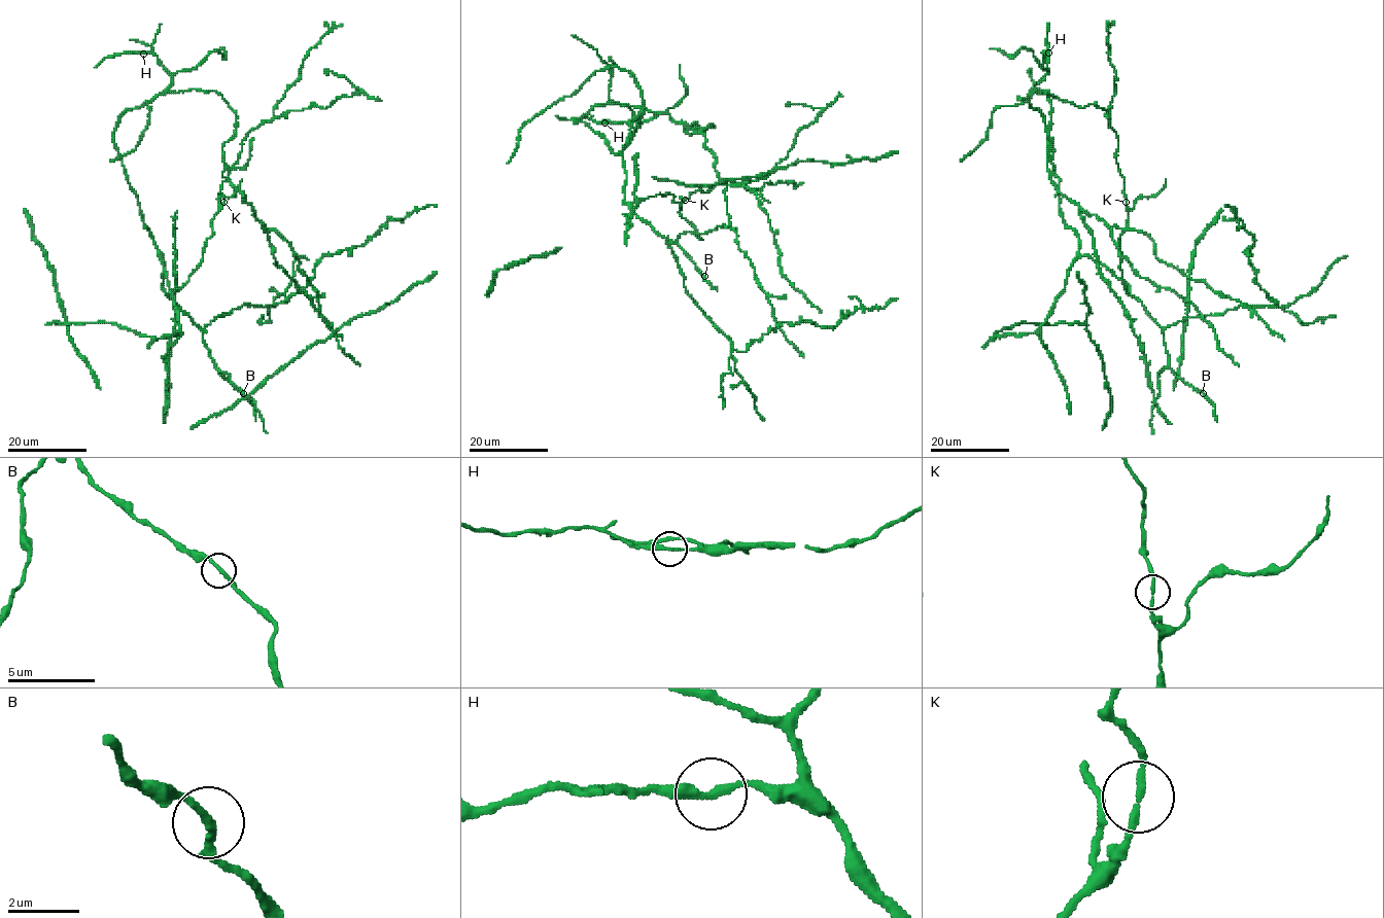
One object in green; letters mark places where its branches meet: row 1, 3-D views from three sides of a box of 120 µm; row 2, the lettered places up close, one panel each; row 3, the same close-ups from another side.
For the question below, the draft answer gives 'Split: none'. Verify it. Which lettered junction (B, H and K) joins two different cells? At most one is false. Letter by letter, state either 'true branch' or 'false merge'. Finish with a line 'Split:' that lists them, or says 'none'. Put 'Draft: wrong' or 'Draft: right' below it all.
B: true branch
H: true branch
K: true branch
Split: none
Draft: right

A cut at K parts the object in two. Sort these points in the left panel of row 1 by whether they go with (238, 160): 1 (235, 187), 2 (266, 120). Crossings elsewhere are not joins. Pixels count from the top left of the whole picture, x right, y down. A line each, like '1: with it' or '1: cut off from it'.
1: cut off from it
2: with it

